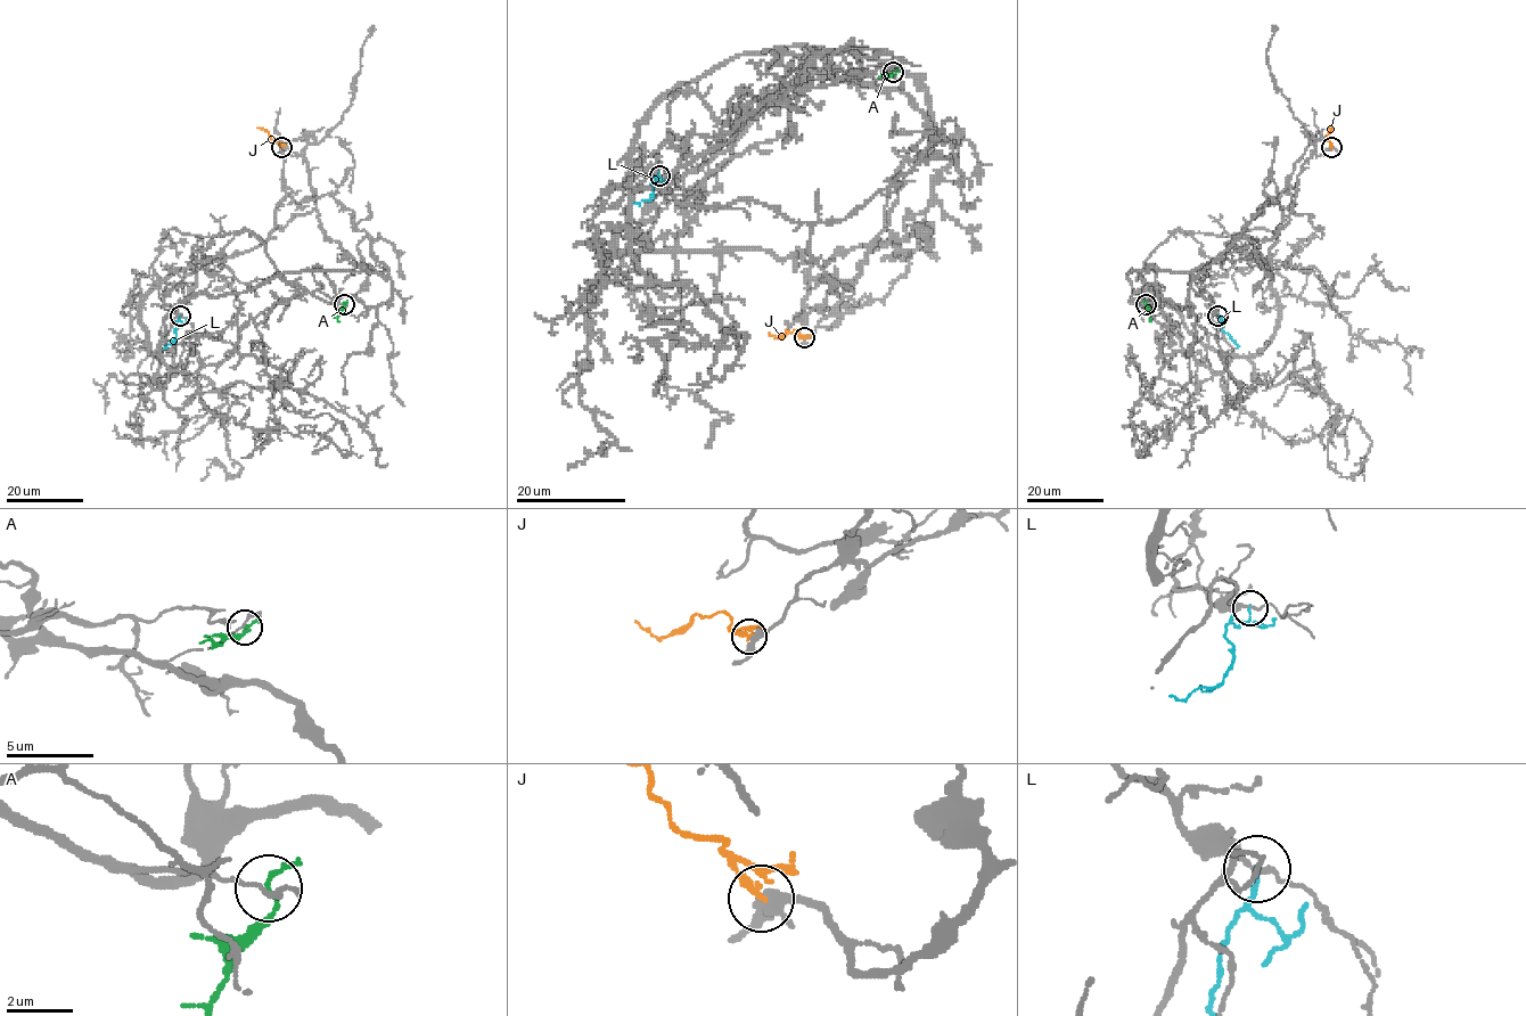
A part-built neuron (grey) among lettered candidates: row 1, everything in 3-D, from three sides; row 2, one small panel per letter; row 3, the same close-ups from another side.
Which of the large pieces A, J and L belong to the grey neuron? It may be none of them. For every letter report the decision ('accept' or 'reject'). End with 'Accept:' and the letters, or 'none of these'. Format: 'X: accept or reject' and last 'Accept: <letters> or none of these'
A: reject
J: reject
L: reject
Accept: none of these

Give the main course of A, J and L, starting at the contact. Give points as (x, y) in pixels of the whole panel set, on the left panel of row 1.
A: (344, 304), (337, 321)
J: (281, 147), (269, 132), (256, 128)
L: (180, 314), (177, 338), (162, 347)

